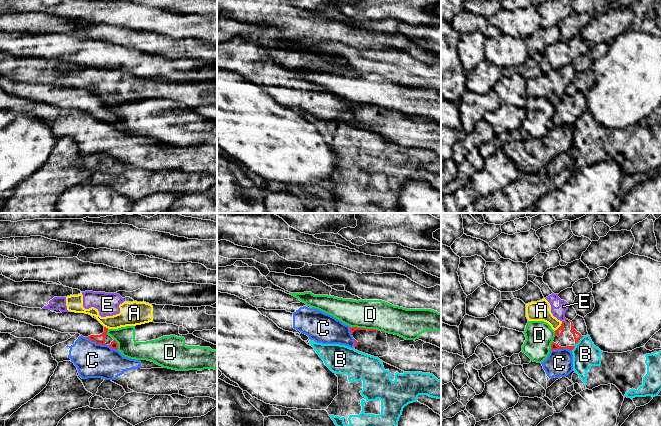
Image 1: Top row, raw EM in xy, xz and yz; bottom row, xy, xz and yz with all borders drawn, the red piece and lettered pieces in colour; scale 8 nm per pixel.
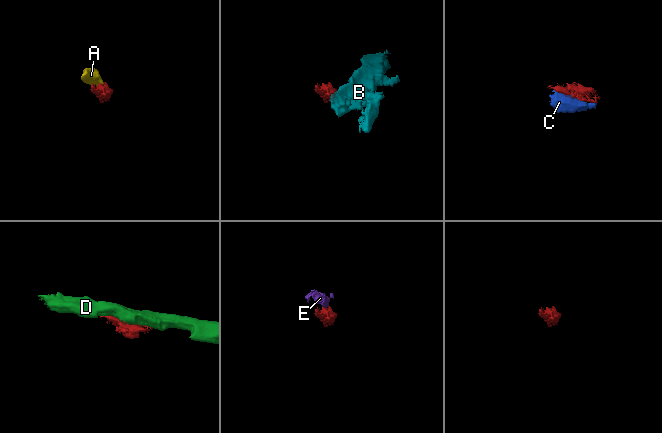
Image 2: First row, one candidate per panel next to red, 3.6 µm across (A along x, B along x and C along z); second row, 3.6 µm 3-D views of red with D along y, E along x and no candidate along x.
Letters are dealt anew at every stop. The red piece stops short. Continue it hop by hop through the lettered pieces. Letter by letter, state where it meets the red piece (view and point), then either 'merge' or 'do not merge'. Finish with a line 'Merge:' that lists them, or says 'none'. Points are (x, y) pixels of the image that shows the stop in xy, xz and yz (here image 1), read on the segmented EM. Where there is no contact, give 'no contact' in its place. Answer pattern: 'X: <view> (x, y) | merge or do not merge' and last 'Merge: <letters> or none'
A: yz (559, 327) | do not merge
B: yz (579, 339) | do not merge
C: yz (561, 348) | do not merge
D: xz (364, 328) | do not merge
E: yz (563, 321) | do not merge
Merge: none

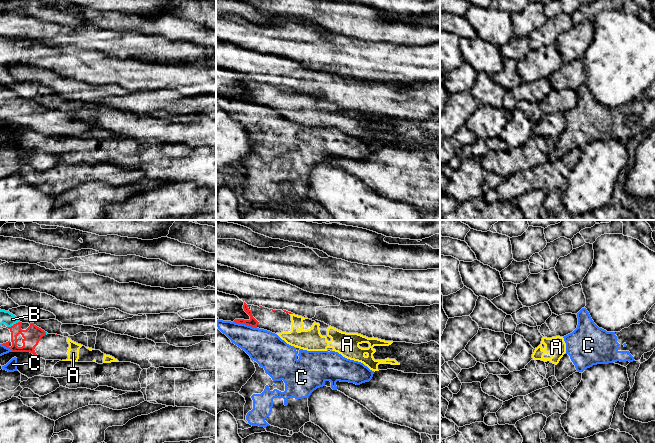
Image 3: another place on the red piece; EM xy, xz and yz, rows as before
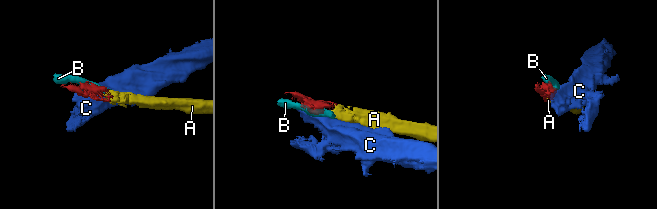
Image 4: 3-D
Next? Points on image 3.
A: yz (533, 351) | merge
B: xy (14, 324) | merge
C: xz (245, 324) | do not merge
Merge: A, B

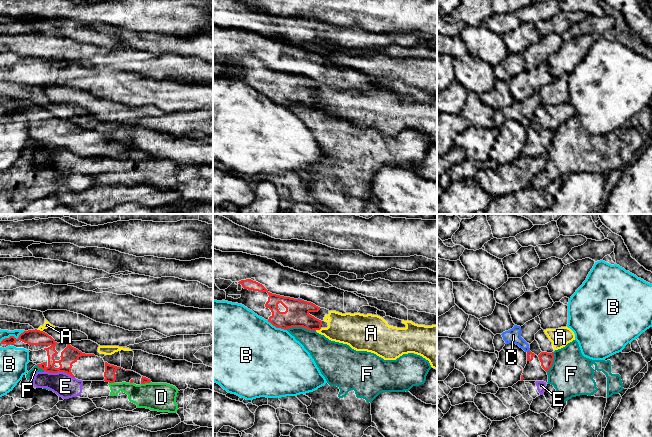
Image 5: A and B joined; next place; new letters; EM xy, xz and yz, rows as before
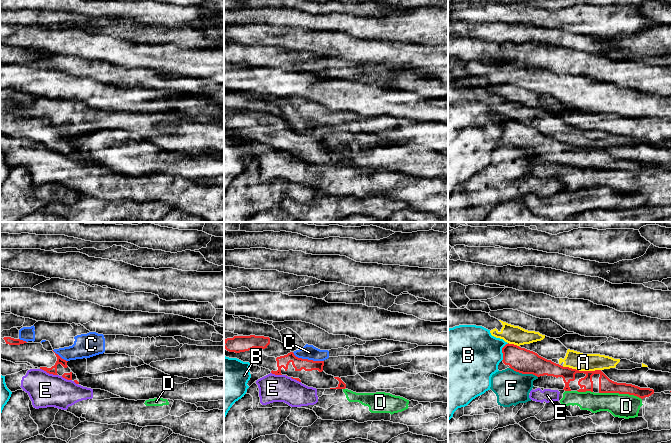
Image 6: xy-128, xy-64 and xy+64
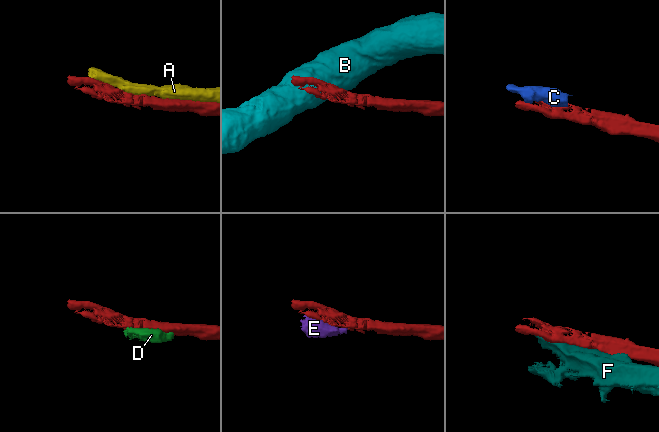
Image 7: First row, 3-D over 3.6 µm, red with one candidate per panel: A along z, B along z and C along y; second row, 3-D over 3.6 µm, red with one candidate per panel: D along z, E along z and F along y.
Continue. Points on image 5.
A: xy (39, 330) | do not merge
B: xy (11, 336) | do not merge
C: yz (528, 351) | do not merge
D: xy (111, 382) | do not merge
E: xy (59, 371) | do not merge
F: xz (301, 326) | do not merge
Merge: none

